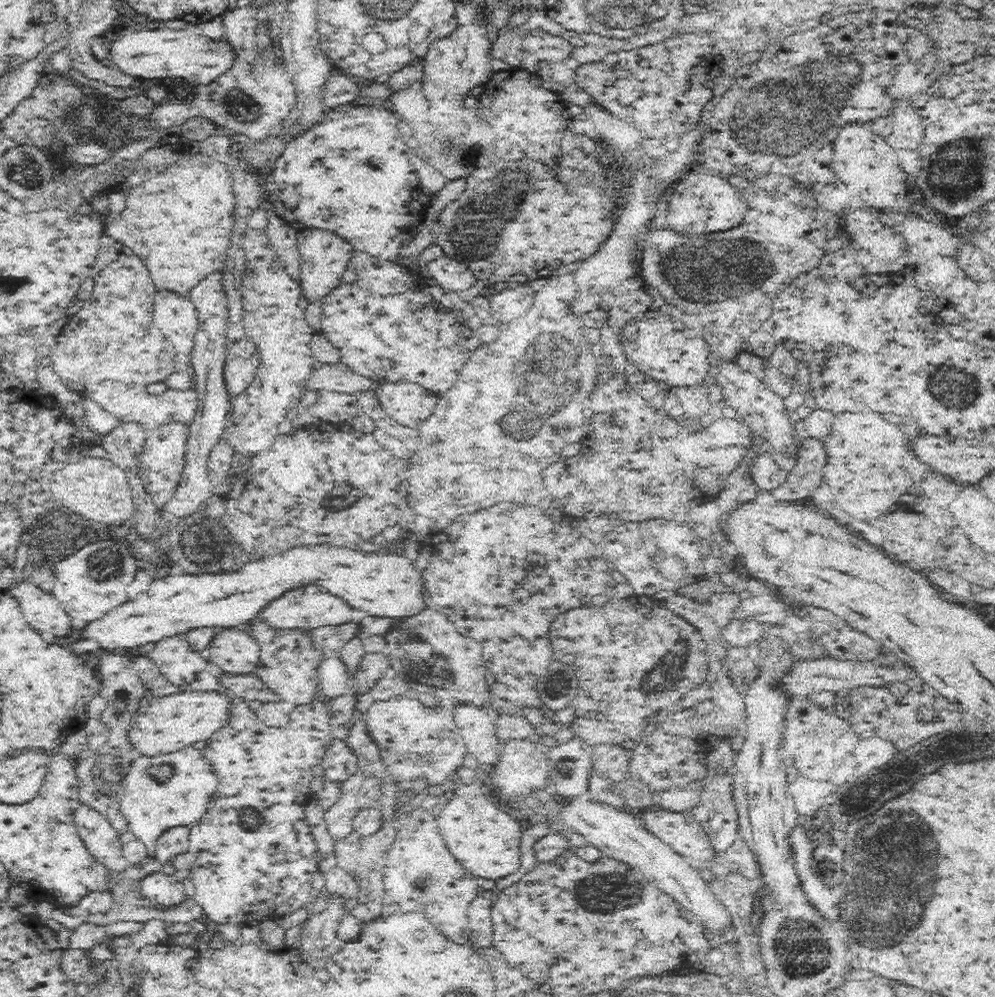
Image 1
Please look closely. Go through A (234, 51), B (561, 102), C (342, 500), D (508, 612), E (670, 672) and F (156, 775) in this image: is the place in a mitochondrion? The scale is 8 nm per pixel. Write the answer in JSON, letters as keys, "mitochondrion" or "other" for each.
{"A":"other","B":"other","C":"mitochondrion","D":"other","E":"mitochondrion","F":"mitochondrion"}

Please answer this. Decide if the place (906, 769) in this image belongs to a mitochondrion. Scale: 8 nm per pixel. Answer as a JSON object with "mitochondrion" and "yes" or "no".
{"mitochondrion":"no"}

